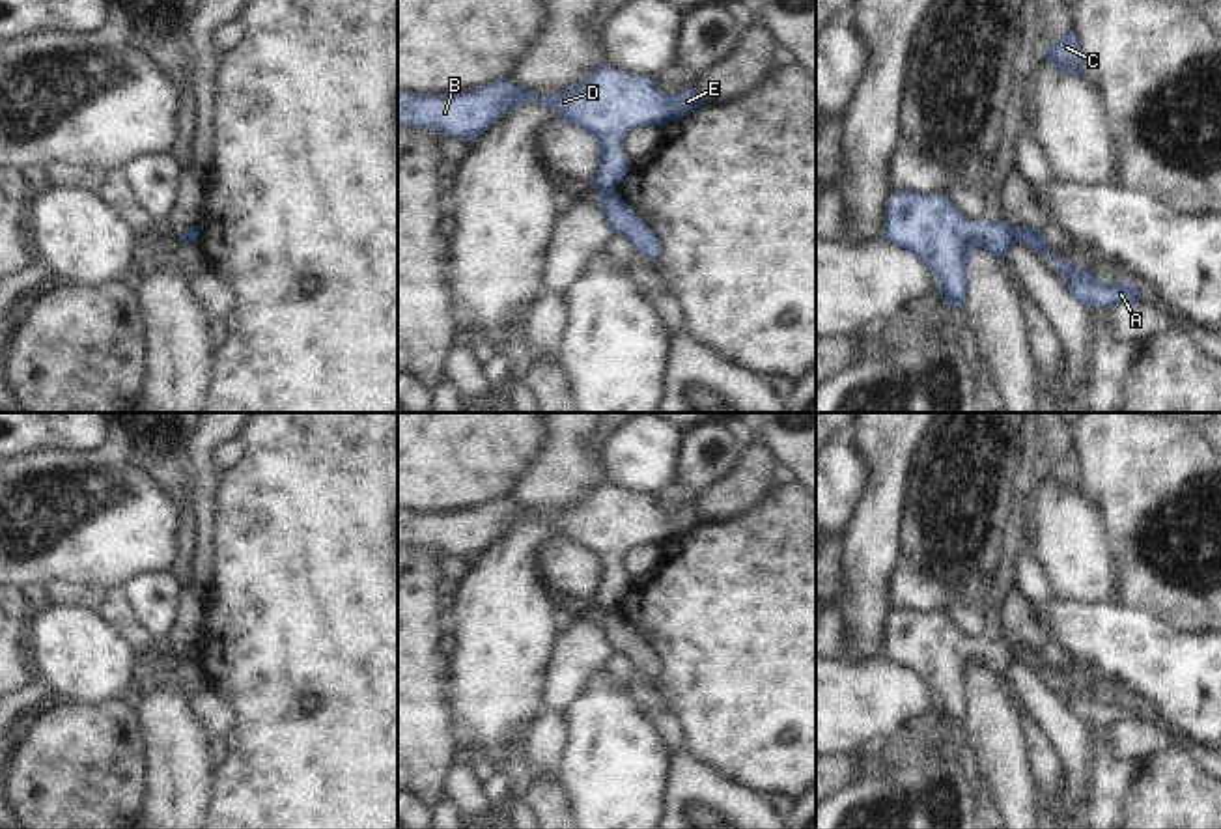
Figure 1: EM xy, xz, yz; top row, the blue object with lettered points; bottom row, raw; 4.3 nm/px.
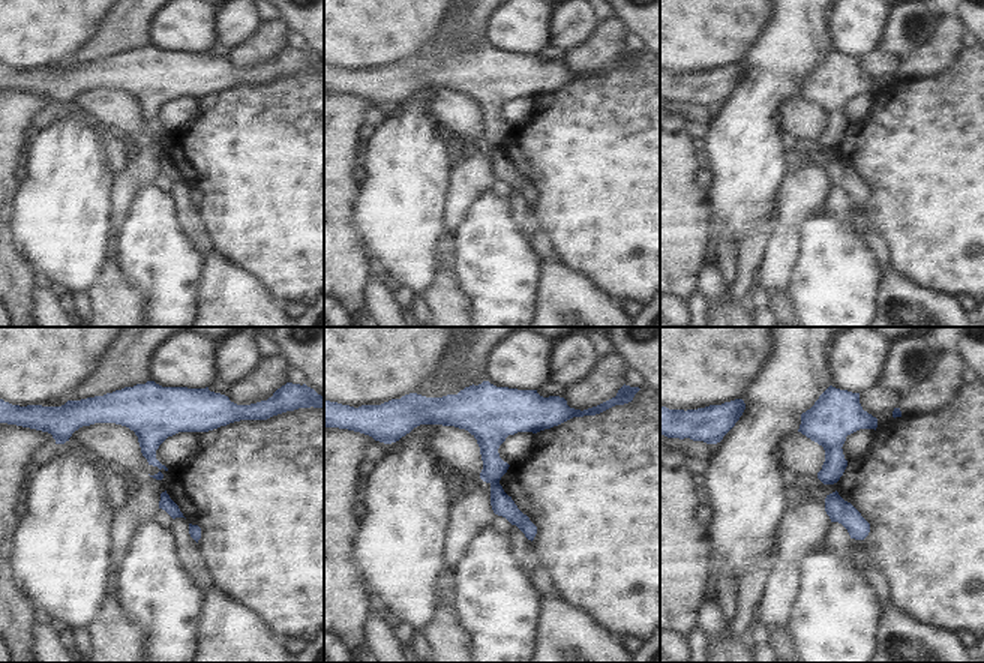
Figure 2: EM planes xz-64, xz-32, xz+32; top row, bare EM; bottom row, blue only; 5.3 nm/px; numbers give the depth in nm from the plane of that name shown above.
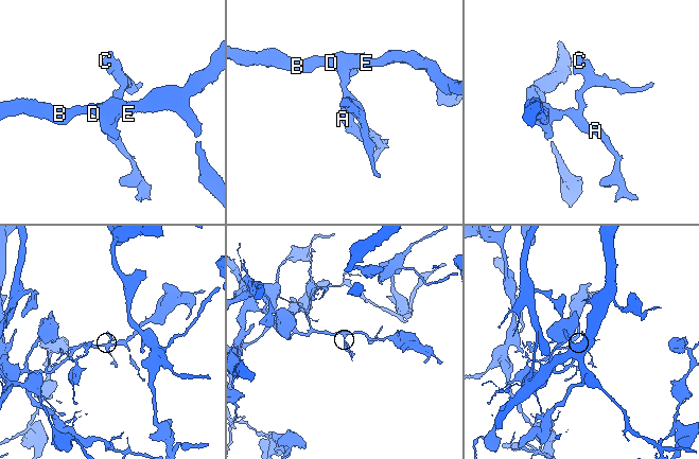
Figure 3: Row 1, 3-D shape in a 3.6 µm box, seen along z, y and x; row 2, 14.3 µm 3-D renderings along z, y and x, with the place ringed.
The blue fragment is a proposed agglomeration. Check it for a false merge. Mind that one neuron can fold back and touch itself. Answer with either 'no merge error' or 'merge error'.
merge error

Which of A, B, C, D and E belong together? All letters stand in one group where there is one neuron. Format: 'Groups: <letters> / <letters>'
Groups: A C / B D E.

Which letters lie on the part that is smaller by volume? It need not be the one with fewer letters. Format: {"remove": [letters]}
{"remove": ["A", "C"]}

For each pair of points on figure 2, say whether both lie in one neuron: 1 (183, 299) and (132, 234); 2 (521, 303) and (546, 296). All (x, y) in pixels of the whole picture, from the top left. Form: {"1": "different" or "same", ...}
{"1": "same", "2": "different"}

